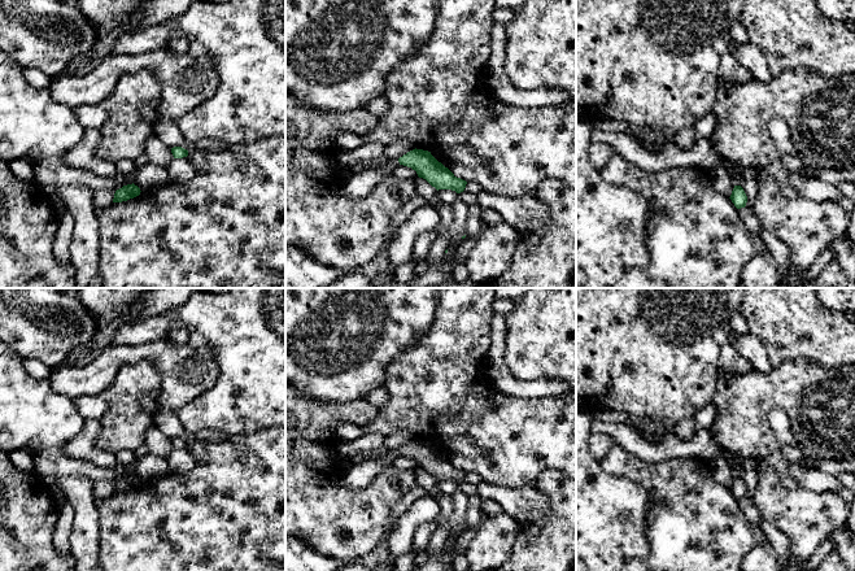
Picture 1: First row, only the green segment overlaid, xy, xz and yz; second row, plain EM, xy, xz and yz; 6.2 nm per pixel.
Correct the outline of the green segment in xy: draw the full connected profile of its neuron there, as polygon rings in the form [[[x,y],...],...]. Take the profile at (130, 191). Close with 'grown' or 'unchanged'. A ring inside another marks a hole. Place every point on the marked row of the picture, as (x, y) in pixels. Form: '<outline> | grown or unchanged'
[[[134,183],[123,186],[122,188],[115,191],[113,202],[127,201],[130,199],[139,196],[140,192],[141,192],[140,188],[135,186]]] | unchanged

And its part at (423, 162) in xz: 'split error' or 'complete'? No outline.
complete

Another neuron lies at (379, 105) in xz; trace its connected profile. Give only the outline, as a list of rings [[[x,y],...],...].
[[[381,96],[381,97],[375,97],[375,99],[371,99],[371,100],[366,104],[365,109],[367,109],[367,110],[371,112],[372,114],[380,117],[380,115],[383,115],[384,113],[388,112],[388,109],[389,109],[389,103],[388,103],[388,100],[387,100],[384,96]]]

